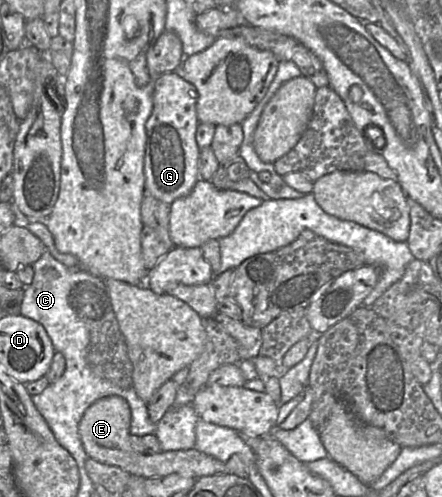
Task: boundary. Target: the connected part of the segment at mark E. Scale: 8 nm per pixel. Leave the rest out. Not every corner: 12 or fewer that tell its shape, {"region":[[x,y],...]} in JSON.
{"region":[[120,396],[95,401],[78,426],[88,458],[146,479],[228,474],[195,448],[136,452]]}

